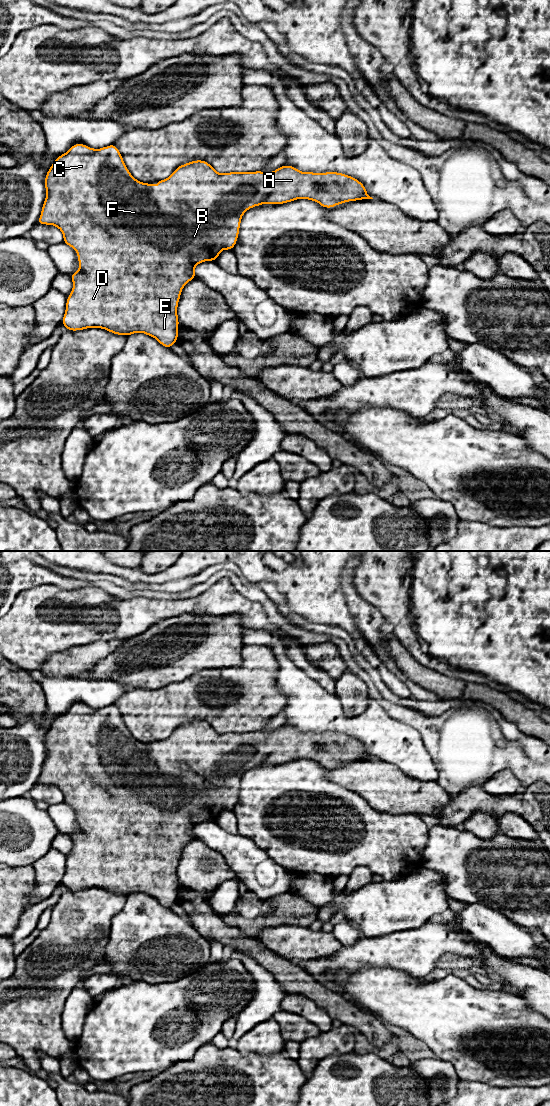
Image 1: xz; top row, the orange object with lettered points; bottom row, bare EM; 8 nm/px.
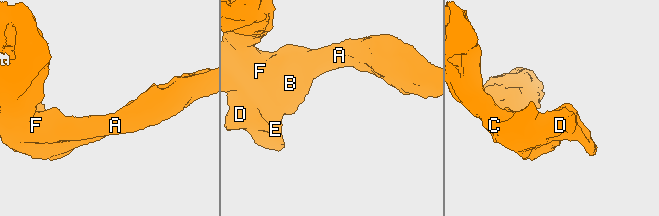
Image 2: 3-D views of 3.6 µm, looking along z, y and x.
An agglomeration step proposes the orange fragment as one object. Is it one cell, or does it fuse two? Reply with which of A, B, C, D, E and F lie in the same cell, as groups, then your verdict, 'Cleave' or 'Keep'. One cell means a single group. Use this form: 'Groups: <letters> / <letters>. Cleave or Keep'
Groups: A B C D E F. Keep

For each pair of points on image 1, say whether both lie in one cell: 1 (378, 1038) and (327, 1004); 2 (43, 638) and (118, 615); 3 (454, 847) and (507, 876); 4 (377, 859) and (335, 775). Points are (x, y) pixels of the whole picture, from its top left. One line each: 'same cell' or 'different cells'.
1: same cell
2: same cell
3: same cell
4: different cells

